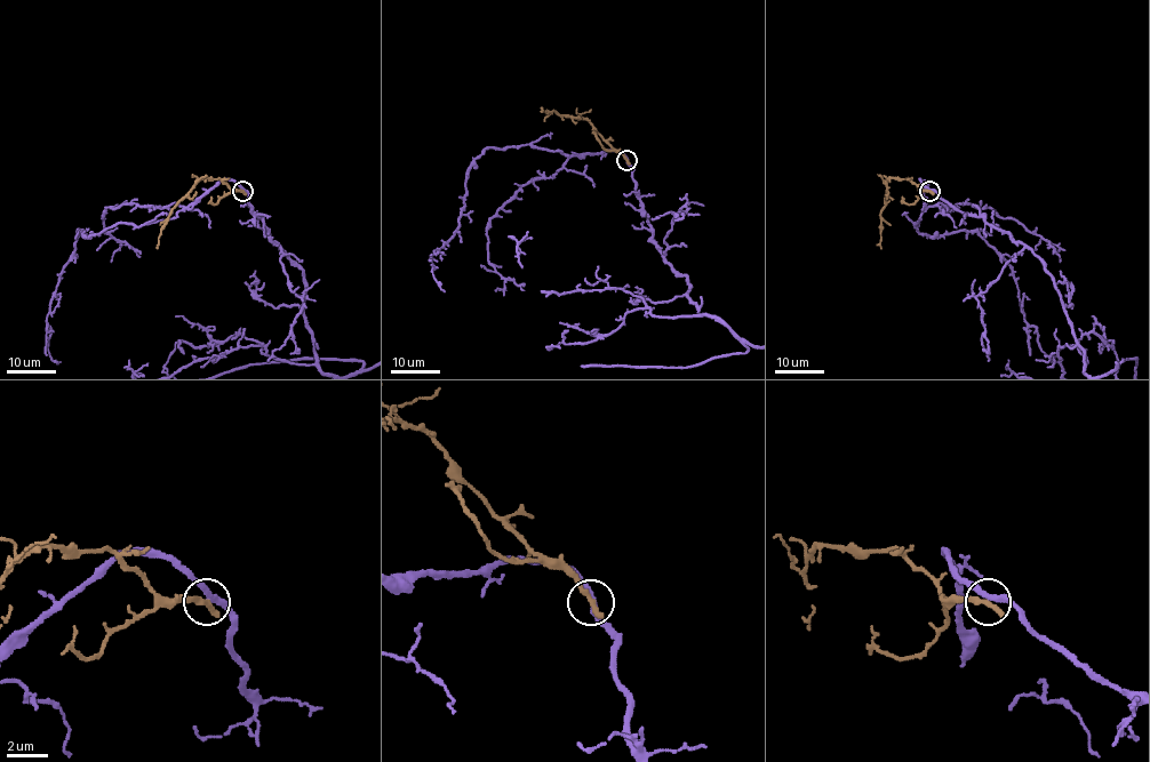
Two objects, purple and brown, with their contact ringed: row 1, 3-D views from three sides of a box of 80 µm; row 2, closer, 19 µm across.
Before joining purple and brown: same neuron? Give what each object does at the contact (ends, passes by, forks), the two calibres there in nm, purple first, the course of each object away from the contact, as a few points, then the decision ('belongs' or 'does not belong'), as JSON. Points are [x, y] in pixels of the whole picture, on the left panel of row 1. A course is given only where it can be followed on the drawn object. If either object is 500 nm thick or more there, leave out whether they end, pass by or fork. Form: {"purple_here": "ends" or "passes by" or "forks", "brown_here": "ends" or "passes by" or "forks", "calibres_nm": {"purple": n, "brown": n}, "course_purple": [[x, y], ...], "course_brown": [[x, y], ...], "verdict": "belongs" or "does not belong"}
{"purple_here": "passes by", "brown_here": "ends", "calibres_nm": {"purple": 280, "brown": 360}, "course_purple": [[244, 191], [268, 234], [302, 271], [316, 366], [346, 377], [364, 365], [248, 365]], "course_brown": [[242, 191], [232, 191], [220, 178], [200, 179], [170, 213], [157, 248]], "verdict": "does not belong"}

